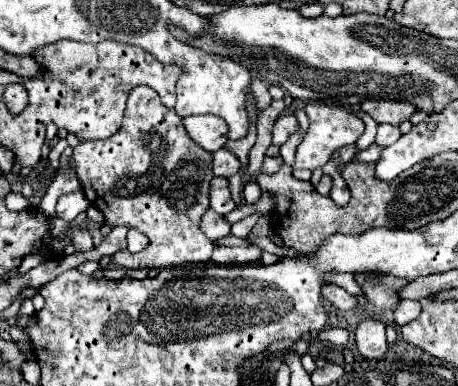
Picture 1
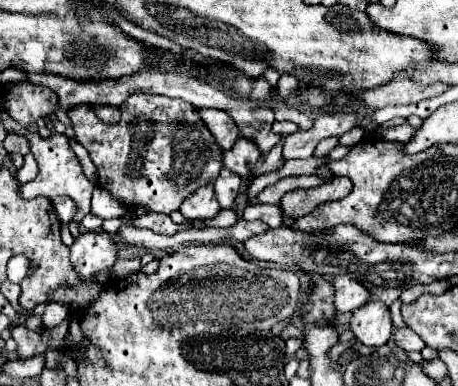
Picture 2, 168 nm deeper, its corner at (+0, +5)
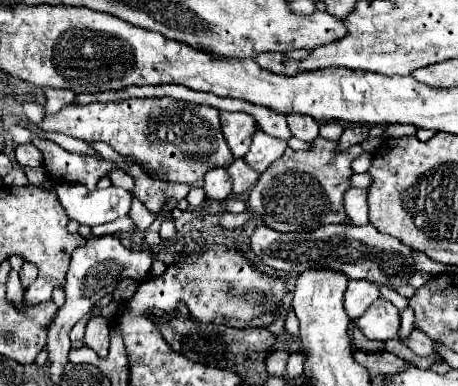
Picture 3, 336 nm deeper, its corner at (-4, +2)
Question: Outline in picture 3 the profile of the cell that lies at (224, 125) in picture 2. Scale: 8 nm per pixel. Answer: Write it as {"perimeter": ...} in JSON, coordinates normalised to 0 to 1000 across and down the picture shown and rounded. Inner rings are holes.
{"perimeter":[[[483,290],[483,337],[487,352],[509,394],[513,409],[531,409],[539,399],[552,342],[557,342],[557,306],[535,290]]]}

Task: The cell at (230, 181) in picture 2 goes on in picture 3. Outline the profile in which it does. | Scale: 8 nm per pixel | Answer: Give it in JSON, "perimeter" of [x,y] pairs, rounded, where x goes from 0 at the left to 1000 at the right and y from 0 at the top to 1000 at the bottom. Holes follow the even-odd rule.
{"perimeter":[[[513,415],[500,435],[496,435],[500,456],[504,456],[504,477],[509,477],[509,503],[531,503],[544,497],[552,487],[552,477],[566,466],[566,451],[557,451],[557,440],[548,440],[531,415]]]}

